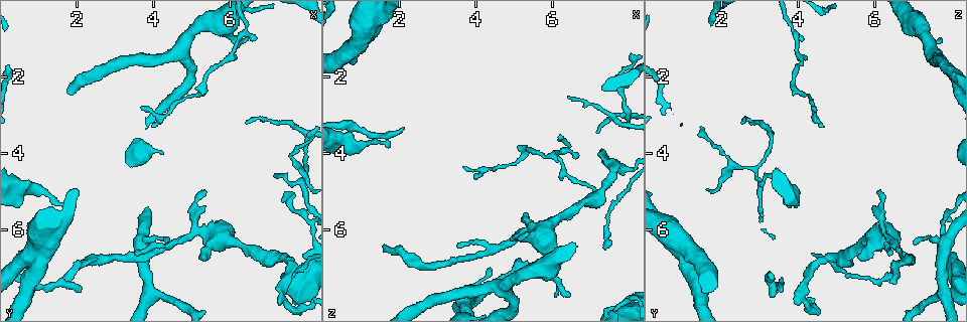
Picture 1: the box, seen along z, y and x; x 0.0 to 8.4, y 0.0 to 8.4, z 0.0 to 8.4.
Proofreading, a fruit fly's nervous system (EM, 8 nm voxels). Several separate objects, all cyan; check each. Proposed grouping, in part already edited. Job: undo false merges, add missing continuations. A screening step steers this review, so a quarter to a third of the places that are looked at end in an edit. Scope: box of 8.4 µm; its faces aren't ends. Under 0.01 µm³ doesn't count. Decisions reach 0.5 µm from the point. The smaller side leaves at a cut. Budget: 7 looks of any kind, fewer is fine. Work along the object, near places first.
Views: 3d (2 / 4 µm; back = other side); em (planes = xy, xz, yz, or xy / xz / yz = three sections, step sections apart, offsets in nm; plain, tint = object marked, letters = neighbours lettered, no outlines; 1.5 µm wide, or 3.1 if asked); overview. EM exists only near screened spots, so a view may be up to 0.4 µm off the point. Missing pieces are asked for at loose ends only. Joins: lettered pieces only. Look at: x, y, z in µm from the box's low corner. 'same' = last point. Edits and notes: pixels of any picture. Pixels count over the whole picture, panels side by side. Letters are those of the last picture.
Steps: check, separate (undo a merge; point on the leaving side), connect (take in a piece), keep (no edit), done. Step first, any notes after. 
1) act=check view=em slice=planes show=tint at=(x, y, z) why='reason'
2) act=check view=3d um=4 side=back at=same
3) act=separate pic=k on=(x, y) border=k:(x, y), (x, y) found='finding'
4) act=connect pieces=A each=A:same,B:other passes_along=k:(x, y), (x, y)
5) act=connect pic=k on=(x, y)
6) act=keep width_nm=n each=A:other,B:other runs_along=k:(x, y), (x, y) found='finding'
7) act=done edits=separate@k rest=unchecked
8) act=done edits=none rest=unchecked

act=check view=3d um=4 at=(7.40, 7.80, 4.15) why='sharp bend'

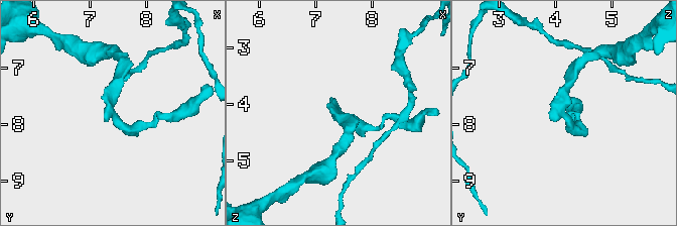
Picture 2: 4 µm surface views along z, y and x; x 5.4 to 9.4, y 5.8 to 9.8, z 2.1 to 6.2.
act=check view=em slice=planes show=tint at=(7.40, 7.80, 4.10) arm_widths_nm=170,190

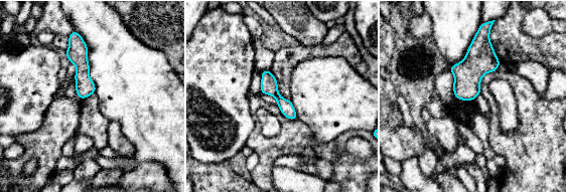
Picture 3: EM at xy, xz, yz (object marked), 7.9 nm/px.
act=check view=em slice=planes show=letters at=same why='see the neighbours'

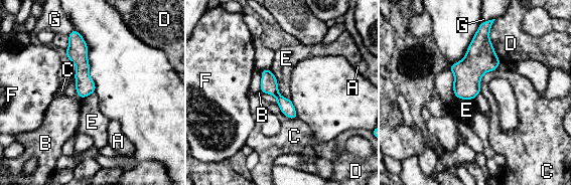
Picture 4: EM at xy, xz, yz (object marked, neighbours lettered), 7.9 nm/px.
act=keep each=A:other,B:other,C:other,D:other,E:other,F:other,G:other border=4:(448, 68), (453, 94), (473, 100) found='one neuron here'

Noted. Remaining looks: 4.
act=check view=3d um=2 at=(5.30, 6.65, 5.50) why='free end'

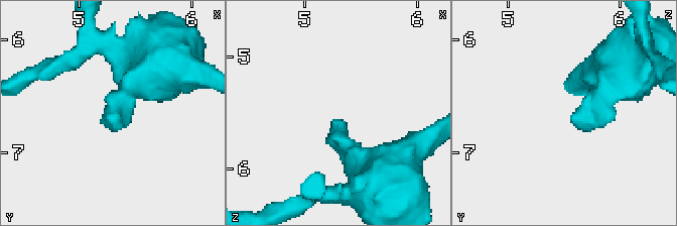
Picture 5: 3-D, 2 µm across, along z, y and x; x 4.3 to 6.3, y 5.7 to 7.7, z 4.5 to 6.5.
act=check view=em slice=yz step=4 show=letters at=(5.28, 6.70, 5.56) why='shape alone is not enough'

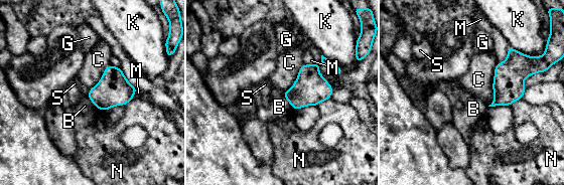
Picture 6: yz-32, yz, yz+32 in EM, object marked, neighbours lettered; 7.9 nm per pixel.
act=check view=em slice=planes show=letters at=same why='another direction'

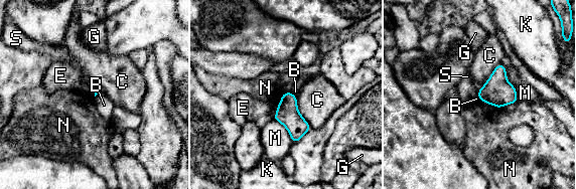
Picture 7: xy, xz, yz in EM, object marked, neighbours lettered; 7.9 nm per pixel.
act=keep each=B:other,C:other,E:other,G:other,K:other,M:other,N:other,S:other border=7:(289, 90), (283, 93) found='no lettered piece goes on from it'

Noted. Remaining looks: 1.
act=done edits=none rest=unchecked

